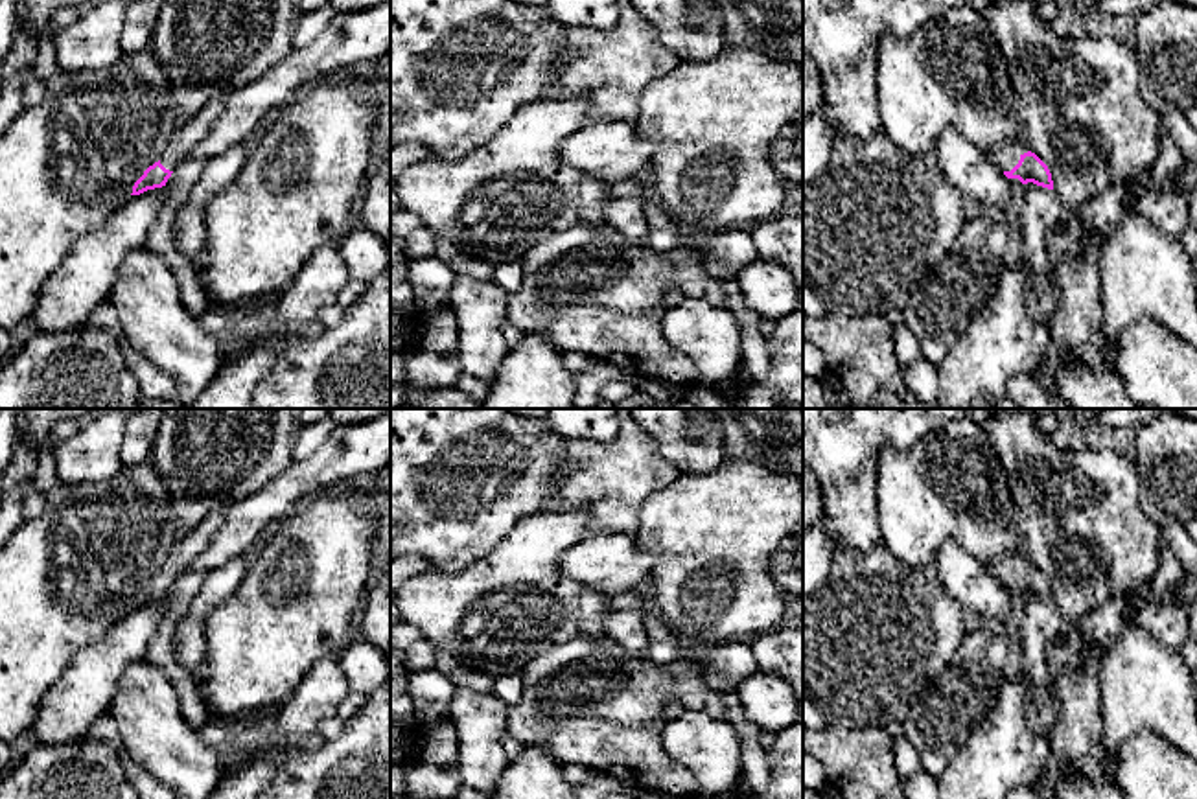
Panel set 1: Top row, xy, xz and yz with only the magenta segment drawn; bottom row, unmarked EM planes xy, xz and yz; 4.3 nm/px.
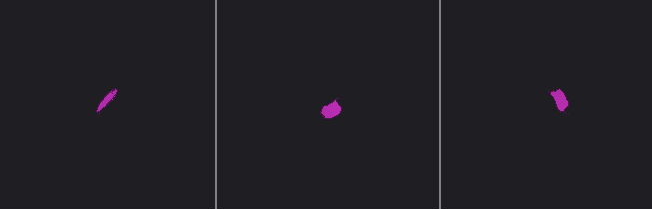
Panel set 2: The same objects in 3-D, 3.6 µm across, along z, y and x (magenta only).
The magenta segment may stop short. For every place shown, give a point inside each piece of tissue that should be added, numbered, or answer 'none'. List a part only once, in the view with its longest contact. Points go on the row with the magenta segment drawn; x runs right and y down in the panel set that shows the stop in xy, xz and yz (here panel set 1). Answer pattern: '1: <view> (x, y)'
1: yz (1004, 157)

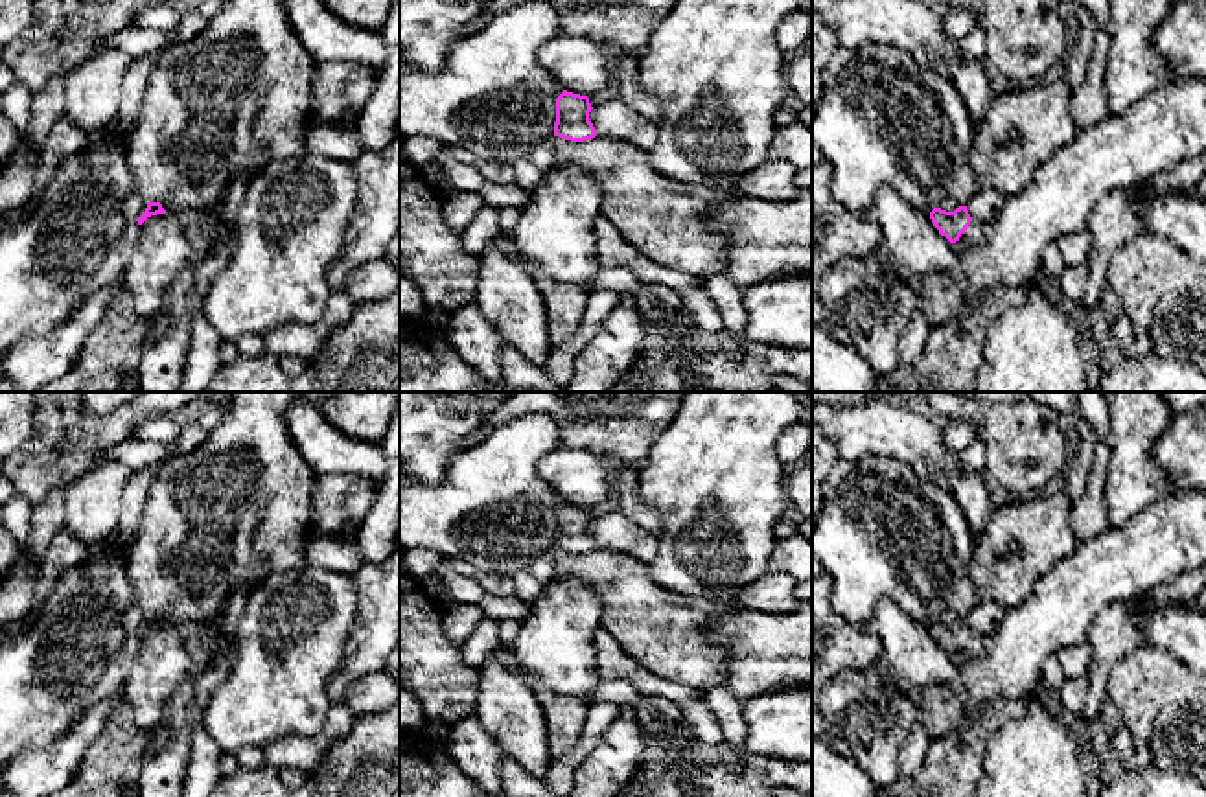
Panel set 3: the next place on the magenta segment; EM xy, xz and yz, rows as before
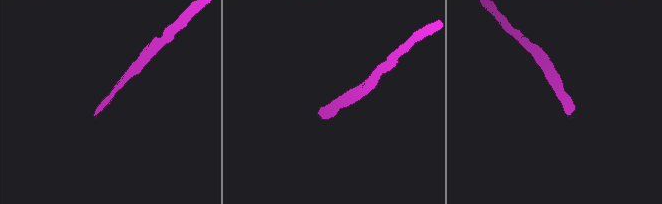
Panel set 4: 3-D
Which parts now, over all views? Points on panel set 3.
1: yz (974, 236)

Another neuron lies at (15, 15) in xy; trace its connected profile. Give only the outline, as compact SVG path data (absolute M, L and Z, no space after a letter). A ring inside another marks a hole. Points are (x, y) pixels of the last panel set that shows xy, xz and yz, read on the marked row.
M0 0L0 52L31 22L33 0Z

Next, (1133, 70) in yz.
M1108 0L1105 88L1112 116L1121 116L1171 79L1151 42L1154 26L1171 4L1173 0Z

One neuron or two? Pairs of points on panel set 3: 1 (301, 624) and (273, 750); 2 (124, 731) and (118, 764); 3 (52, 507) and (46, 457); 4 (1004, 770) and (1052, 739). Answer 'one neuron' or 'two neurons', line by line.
1: two neurons
2: one neuron
3: two neurons
4: one neuron

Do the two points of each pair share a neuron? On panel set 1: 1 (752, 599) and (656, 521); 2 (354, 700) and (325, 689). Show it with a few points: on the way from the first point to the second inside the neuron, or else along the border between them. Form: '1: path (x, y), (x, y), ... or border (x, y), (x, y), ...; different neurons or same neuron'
1: path (744, 569), (704, 529), (685, 525); same neuron
2: border (348, 691), (336, 715); different neurons

